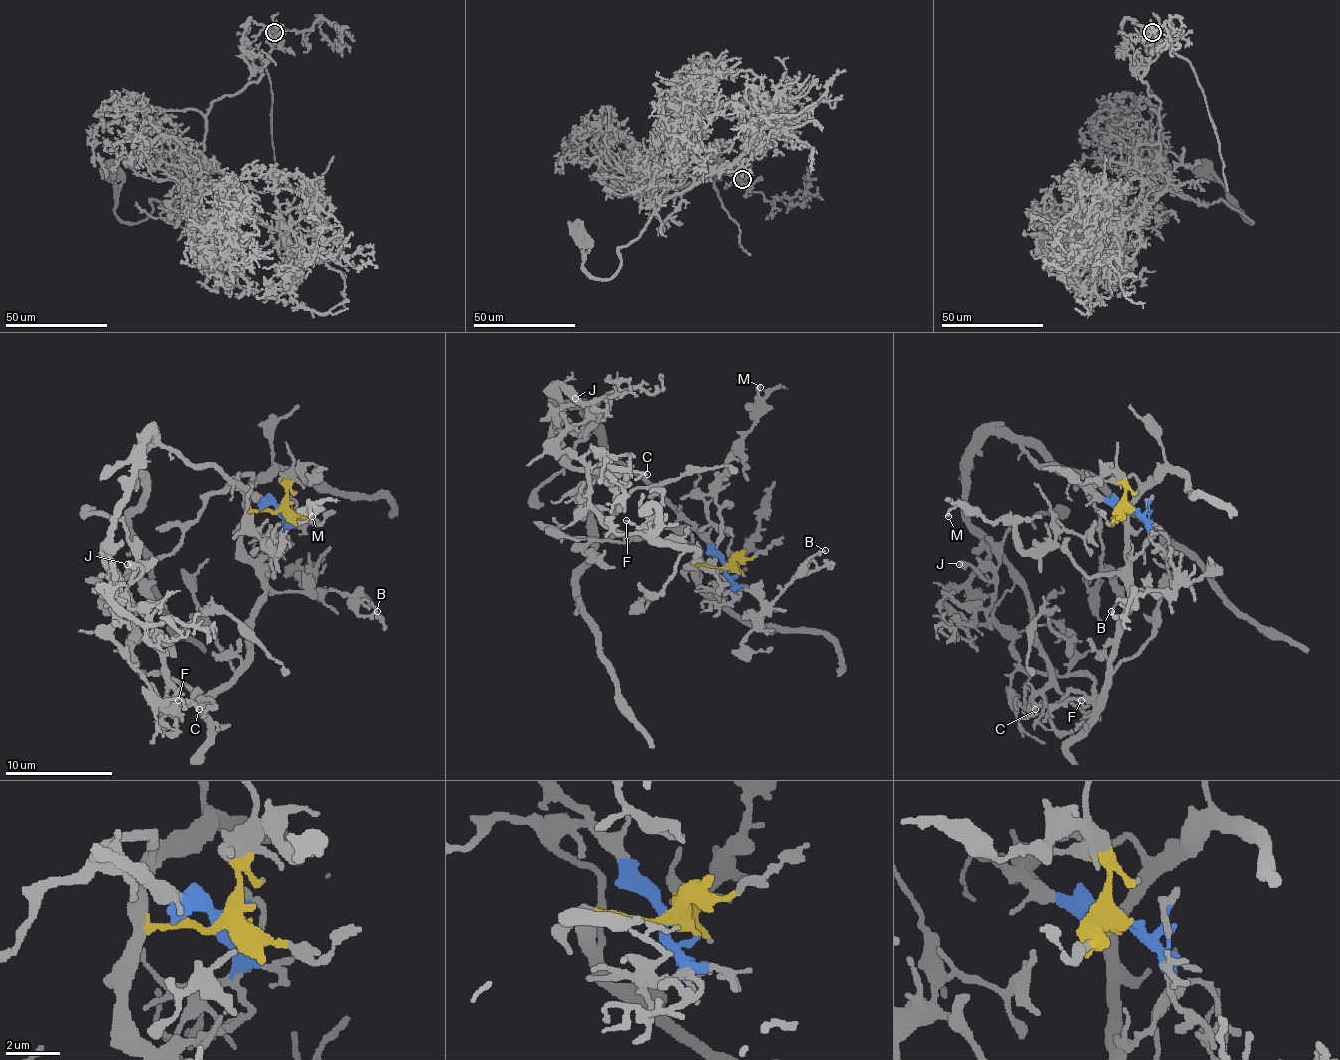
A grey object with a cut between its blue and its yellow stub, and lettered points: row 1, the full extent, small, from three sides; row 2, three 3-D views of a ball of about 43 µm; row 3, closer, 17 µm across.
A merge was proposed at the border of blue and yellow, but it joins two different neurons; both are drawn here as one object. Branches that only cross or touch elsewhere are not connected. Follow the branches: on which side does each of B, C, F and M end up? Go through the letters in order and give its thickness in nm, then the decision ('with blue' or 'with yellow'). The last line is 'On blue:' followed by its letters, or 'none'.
B: 240 nm | with yellow
C: 180 nm | with blue
F: 180 nm | with yellow
M: 200 nm | with yellow
On blue: C

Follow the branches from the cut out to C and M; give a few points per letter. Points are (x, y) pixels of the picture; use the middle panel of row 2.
C: (728, 568), (569, 404), (553, 447), (572, 466), (612, 487), (634, 471), (647, 474)
M: (728, 568), (690, 566), (707, 566), (715, 557), (720, 533), (717, 476), (753, 425), (753, 404), (761, 387)

